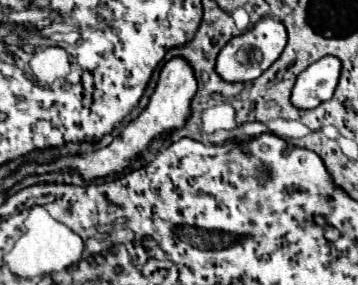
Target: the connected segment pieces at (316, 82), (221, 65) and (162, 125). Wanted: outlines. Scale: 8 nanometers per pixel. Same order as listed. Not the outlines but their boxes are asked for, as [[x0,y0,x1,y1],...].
[[290,55,342,109],[216,17,286,81],[30,57,198,179]]

